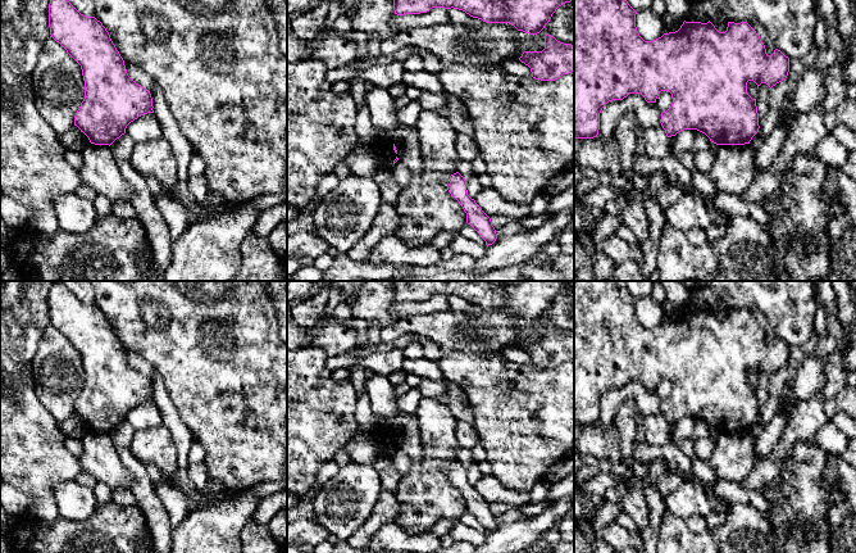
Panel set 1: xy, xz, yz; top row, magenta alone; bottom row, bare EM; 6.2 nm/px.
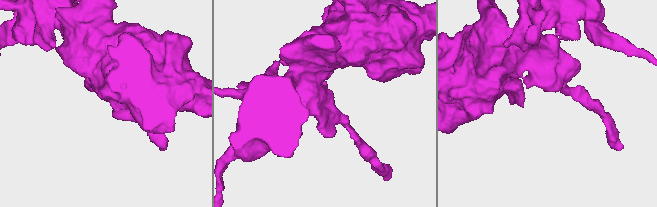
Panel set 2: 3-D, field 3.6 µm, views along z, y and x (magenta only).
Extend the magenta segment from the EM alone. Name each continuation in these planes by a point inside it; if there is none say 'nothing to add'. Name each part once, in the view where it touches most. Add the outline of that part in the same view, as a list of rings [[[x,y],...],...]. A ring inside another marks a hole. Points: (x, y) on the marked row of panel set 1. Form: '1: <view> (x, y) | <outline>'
nothing to add

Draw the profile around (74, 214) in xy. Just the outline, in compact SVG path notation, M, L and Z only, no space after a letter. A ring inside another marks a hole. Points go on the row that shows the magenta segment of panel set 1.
M74 192L56 196L53 212L56 216L59 228L72 234L87 232L99 217L94 203Z

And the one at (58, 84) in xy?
M53 37L47 38L32 73L35 104L40 114L58 135L74 124L74 115L85 99L85 81L81 65Z

